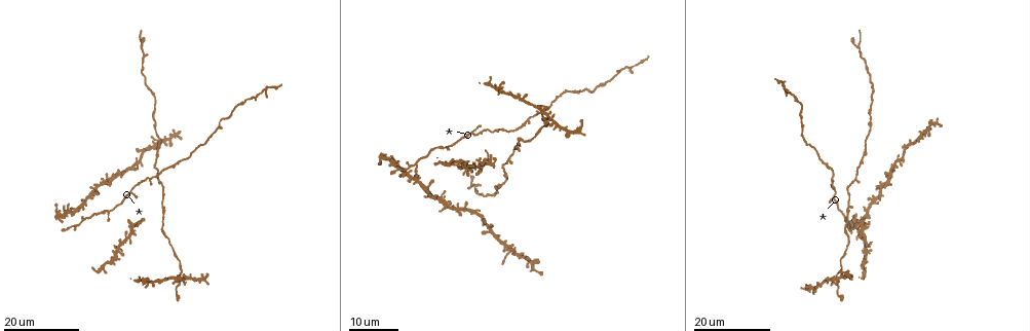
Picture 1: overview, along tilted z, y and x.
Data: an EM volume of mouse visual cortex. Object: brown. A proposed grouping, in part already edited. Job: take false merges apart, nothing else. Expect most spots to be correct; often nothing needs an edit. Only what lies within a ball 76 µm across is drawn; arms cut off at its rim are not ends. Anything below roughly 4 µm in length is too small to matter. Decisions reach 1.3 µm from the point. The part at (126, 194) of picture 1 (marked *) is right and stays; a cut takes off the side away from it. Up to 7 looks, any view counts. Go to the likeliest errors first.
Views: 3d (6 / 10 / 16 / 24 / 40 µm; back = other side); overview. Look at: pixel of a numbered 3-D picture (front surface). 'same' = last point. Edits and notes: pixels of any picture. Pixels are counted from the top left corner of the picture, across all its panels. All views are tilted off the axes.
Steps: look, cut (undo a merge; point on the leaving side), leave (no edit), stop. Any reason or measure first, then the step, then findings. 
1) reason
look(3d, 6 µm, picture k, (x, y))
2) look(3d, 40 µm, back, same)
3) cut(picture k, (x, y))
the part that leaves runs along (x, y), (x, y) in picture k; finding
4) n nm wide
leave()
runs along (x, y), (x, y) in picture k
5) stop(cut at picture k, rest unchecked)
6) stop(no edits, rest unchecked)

look(3d, 16 µm, picture 1, (150, 179))

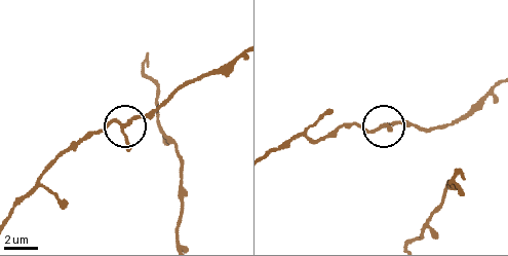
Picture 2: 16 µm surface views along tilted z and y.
look(3d, 6 µm, picture 2, (381, 124))

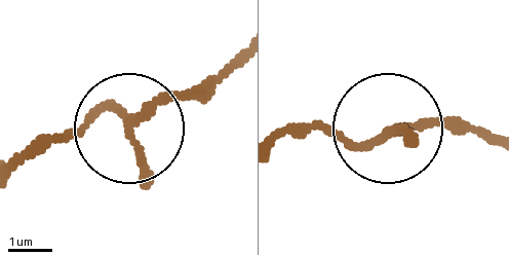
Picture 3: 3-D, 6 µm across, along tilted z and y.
other side
look(3d, 6 µm, back, picture 3, (132, 129))

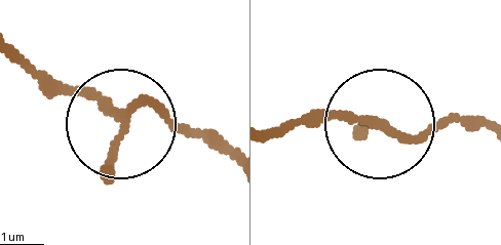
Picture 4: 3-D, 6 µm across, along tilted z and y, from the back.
3 arms
leave()
runs along (230, 162), (153, 112), (108, 117), (8, 42) in picture 4; one cell here

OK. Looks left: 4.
branch point
look(3d, 16 µm, picture 1, (83, 220))

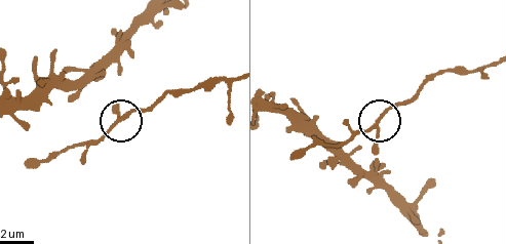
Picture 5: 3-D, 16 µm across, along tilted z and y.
closer look
look(3d, 6 µm, picture 5, (376, 127))

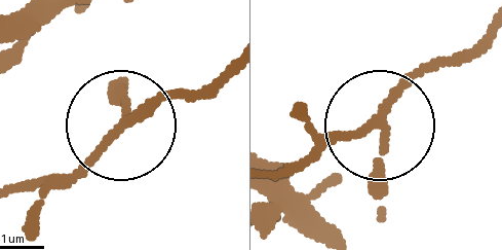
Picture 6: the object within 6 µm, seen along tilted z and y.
side arm 7 µm; 3 arms
leave()
one cell here

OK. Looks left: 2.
four or more arms meet
look(3d, 16 µm, picture 1, (835, 277))

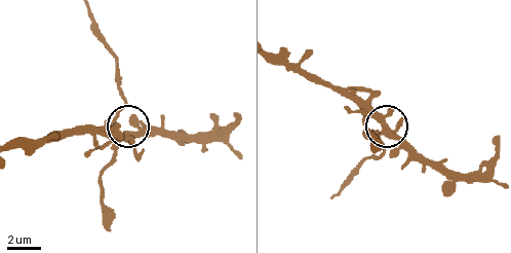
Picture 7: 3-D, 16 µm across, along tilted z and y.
look(3d, 6 µm, picture 7, (385, 122))

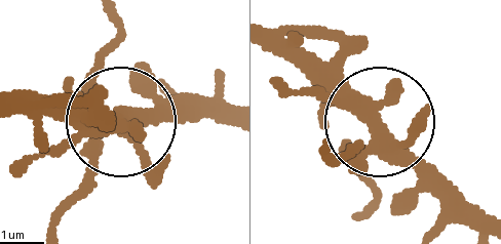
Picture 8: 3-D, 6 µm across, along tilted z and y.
leave()
continuous, no second cell

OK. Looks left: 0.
stop(no edits, rest unchecked)

